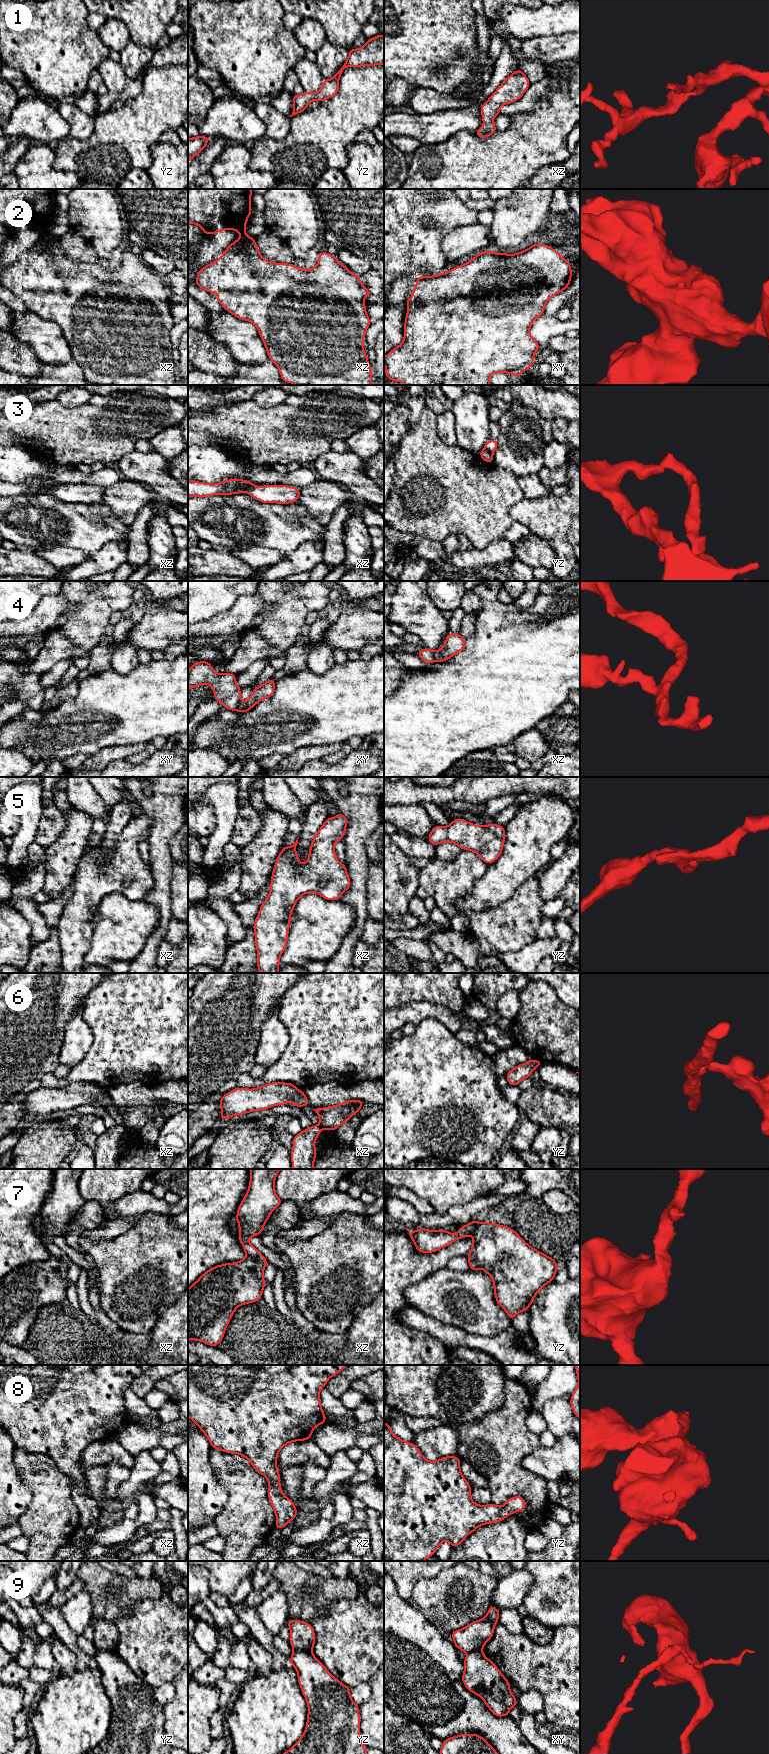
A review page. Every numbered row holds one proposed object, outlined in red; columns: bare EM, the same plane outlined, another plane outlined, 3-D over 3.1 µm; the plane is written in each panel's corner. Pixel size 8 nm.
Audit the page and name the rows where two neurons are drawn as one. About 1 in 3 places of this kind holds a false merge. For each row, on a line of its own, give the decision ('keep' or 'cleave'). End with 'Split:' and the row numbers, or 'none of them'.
1: keep
2: keep
3: cleave
4: cleave
5: keep
6: cleave
7: keep
8: keep
9: cleave
Split: 3, 4, 6, 9

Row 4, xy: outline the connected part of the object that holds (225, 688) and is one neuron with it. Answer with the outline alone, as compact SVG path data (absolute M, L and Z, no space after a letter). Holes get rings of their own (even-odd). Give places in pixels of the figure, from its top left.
M207 661L192 664L188 671L188 690L208 684L214 692L214 699L221 702L224 708L237 711L241 688L236 683L236 675L231 673L218 674Z

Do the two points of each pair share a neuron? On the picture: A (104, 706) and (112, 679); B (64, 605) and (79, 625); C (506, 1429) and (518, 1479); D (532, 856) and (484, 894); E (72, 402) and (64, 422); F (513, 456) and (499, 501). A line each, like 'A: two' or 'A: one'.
A: one
B: two
C: one
D: one
E: two
F: two

